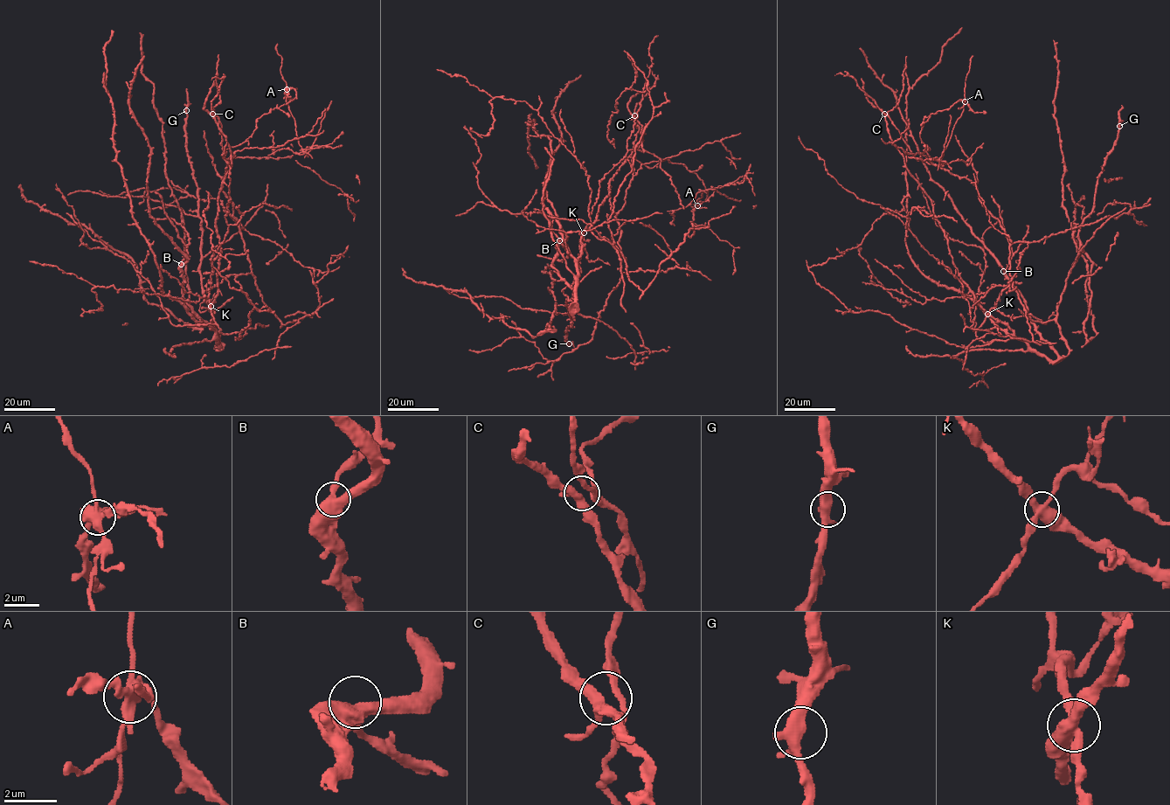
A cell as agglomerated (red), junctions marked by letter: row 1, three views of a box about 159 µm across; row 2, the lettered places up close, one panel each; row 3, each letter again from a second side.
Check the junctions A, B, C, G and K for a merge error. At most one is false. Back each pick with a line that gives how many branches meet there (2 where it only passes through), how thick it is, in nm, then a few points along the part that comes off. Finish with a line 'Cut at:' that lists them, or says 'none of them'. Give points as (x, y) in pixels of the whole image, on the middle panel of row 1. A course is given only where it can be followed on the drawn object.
A: 5 branches meet; 440 nm thick; foreign part runs (697, 205), (694, 204), (706, 190), (698, 191), (686, 207), (674, 210), (672, 222), (674, 225)
Cut at: A

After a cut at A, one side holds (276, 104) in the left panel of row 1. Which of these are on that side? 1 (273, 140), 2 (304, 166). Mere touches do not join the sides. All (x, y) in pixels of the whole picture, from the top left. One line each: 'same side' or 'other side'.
1: other side
2: same side

